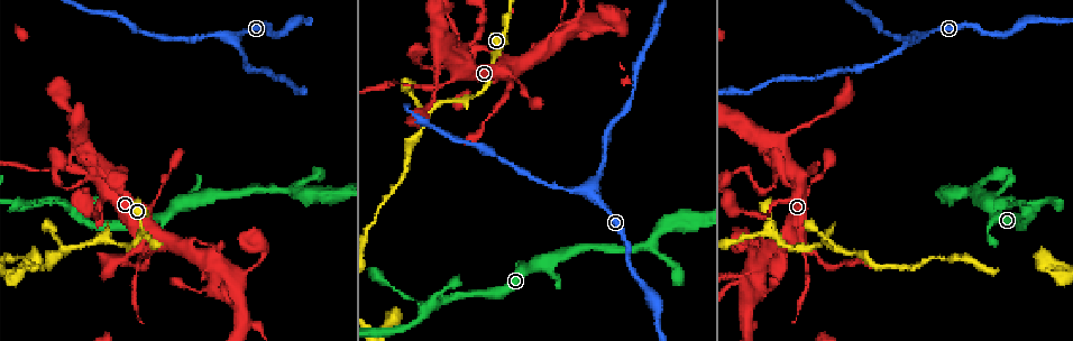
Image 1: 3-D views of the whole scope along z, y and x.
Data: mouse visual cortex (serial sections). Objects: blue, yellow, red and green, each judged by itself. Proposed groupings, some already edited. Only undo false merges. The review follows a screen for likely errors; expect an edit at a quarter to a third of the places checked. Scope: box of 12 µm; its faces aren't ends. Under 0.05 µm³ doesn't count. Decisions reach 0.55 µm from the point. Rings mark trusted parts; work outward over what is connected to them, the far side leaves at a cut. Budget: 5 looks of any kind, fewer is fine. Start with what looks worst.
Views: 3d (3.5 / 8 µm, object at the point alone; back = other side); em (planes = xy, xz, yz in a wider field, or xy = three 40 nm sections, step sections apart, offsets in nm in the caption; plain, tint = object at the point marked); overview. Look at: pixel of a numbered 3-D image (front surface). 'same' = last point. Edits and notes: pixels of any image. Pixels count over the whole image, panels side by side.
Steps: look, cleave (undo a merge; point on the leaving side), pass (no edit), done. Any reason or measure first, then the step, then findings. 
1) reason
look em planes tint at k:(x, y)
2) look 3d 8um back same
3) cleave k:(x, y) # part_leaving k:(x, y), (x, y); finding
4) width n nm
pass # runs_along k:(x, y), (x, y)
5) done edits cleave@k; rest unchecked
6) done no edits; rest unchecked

abrupt turn
look 3d 3.5um at 1:(461, 61)

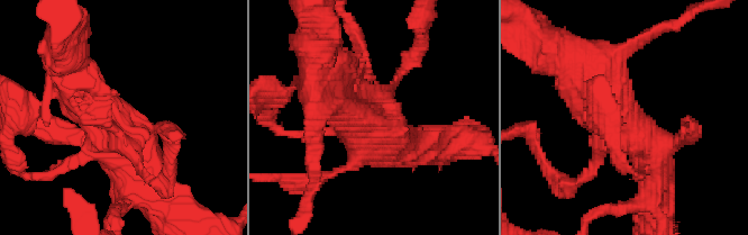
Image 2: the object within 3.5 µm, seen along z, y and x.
look em xy step 5 tint at 2:(121, 134)

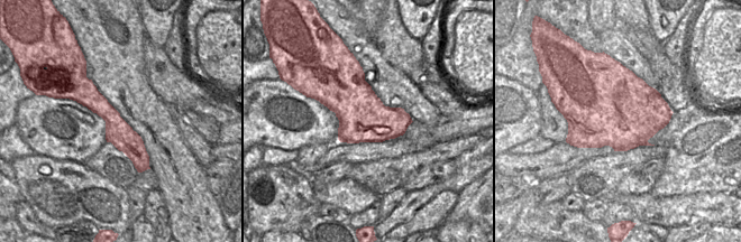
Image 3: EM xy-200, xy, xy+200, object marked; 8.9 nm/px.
pass # runs_along 3:(83, 76), (83, 89), (144, 166); continuous, no second cell

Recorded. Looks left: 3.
four arms meet
look 3d 3.5um at 1:(69, 209)

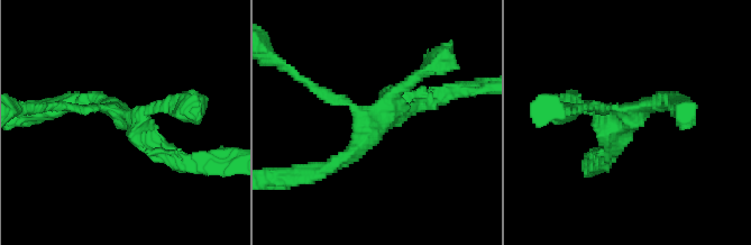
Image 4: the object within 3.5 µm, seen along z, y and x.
arms 4; arm_widths 150, 150, 200, 200 nm
look em xy step 5 tint at 4:(629, 119)

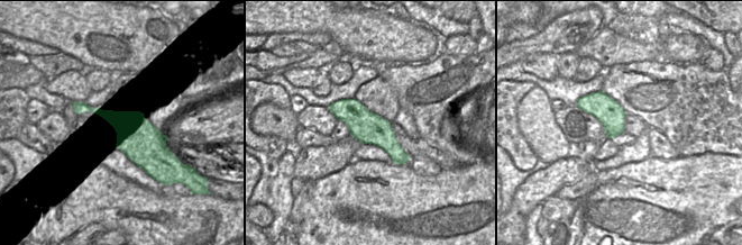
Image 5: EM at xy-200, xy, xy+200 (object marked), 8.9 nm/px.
pass # all the same cell

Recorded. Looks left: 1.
done no edits; rest unchecked

